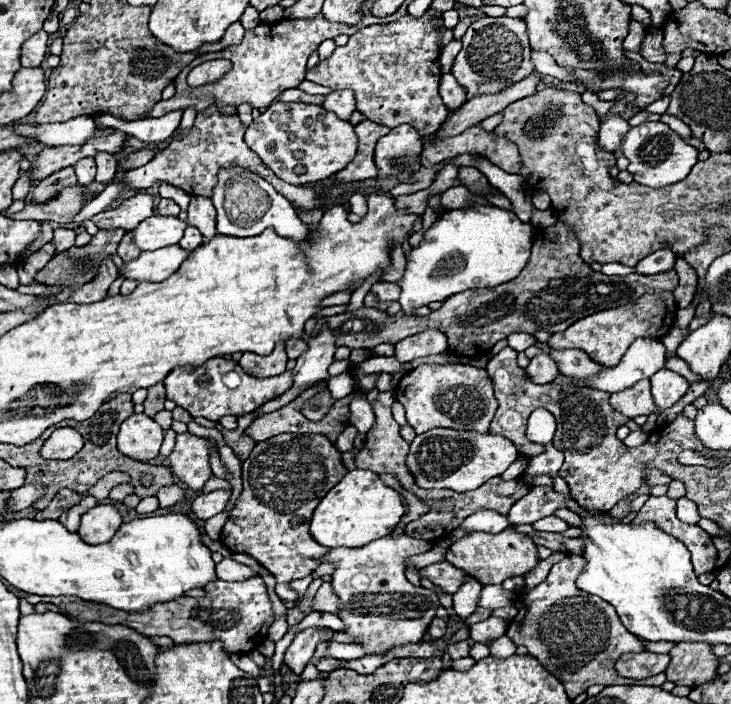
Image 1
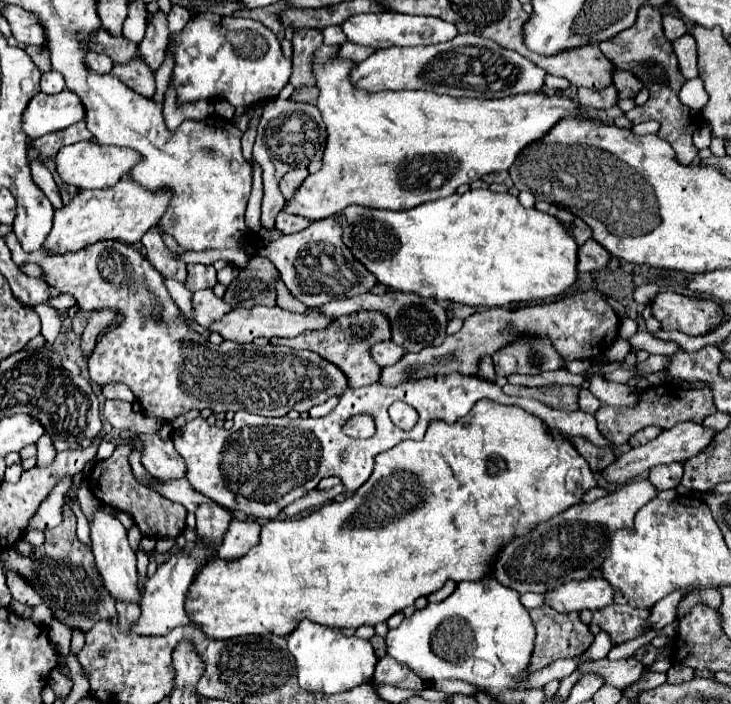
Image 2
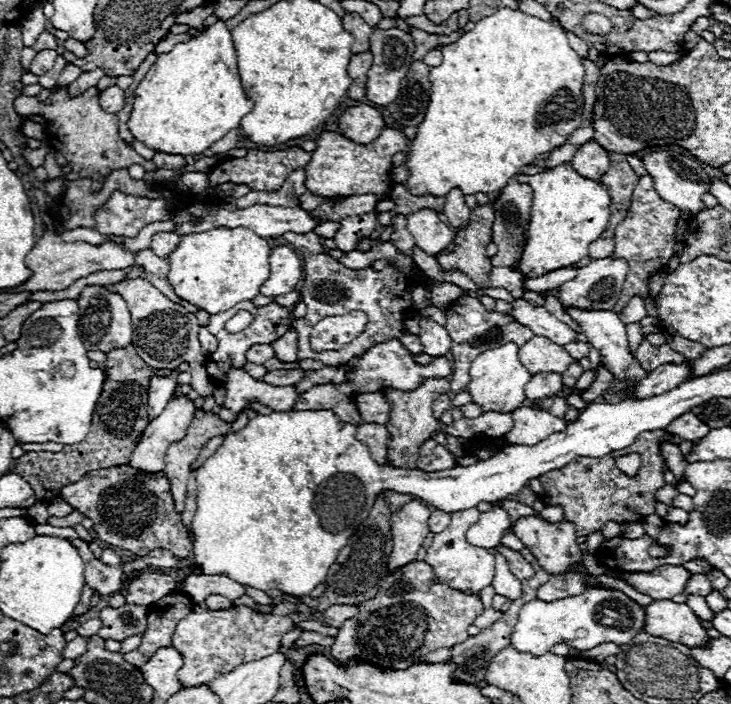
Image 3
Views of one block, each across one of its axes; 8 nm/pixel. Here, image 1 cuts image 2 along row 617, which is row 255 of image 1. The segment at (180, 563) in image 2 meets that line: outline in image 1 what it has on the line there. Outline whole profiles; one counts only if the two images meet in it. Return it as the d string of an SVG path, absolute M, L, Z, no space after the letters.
M178 244L172 248L158 248L156 252L142 252L138 258L124 262L124 268L120 274L130 280L150 280L150 282L160 282L172 272L180 268L180 264L188 258L190 251L180 248Z

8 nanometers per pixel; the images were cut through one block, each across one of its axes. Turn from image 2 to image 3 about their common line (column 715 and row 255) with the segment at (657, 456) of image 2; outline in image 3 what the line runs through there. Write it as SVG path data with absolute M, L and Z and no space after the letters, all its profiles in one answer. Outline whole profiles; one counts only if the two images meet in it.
M420 210L406 216L408 232L416 240L416 246L430 256L440 254L446 250L454 240L454 230L440 222L438 212L434 210Z

